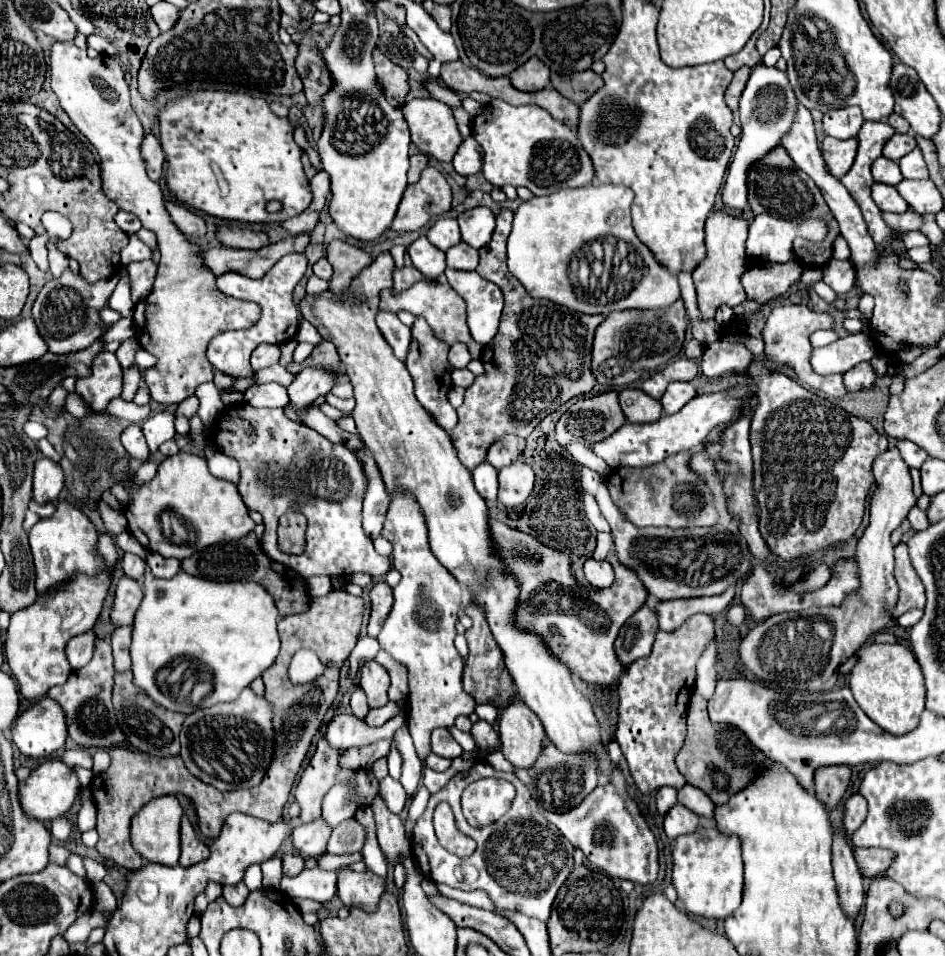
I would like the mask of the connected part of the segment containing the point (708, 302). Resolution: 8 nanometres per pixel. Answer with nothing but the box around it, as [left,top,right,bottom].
[693,212,751,320]

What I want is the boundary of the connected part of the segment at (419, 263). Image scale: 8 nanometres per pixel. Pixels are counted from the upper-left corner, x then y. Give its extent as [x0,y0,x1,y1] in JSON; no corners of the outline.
[409,236,445,278]

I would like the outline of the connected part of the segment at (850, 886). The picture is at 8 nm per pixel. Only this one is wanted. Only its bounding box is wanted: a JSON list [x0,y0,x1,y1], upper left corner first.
[833,834,865,920]

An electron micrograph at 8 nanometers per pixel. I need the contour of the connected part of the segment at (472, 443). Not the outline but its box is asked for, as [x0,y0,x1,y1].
[451,210,605,470]

